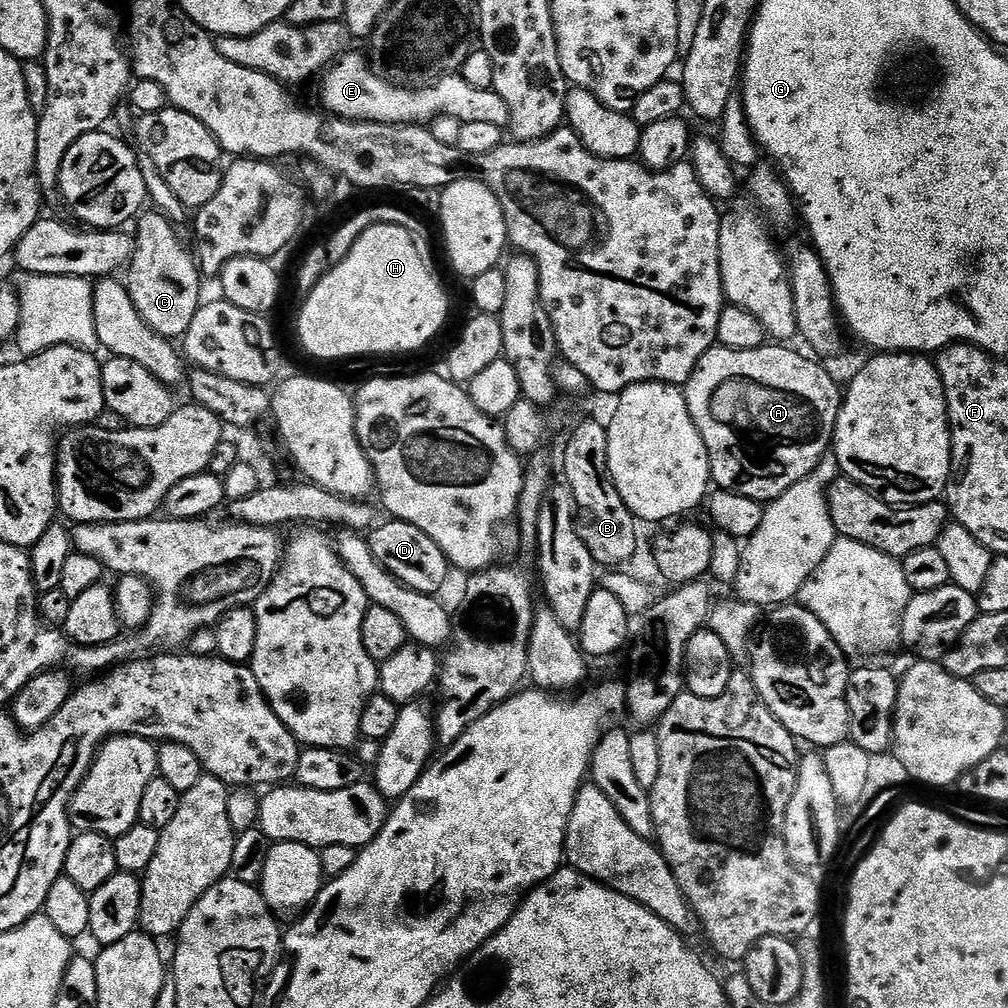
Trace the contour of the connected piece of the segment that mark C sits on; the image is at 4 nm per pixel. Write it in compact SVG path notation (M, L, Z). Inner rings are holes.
M145 211L135 224L132 258L126 268L128 297L134 302L137 314L151 332L165 338L183 337L202 303L202 273L197 261L182 248L175 233L175 225L169 223L161 212Z

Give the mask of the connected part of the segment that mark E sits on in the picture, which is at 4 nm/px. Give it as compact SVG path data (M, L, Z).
M355 50L340 57L323 73L324 85L320 88L320 100L325 113L339 116L341 120L369 120L379 124L420 124L431 122L438 116L453 116L460 124L486 122L504 128L508 123L508 107L498 93L491 88L478 90L470 86L463 75L443 76L433 84L419 90L395 86L376 75L369 57Z

